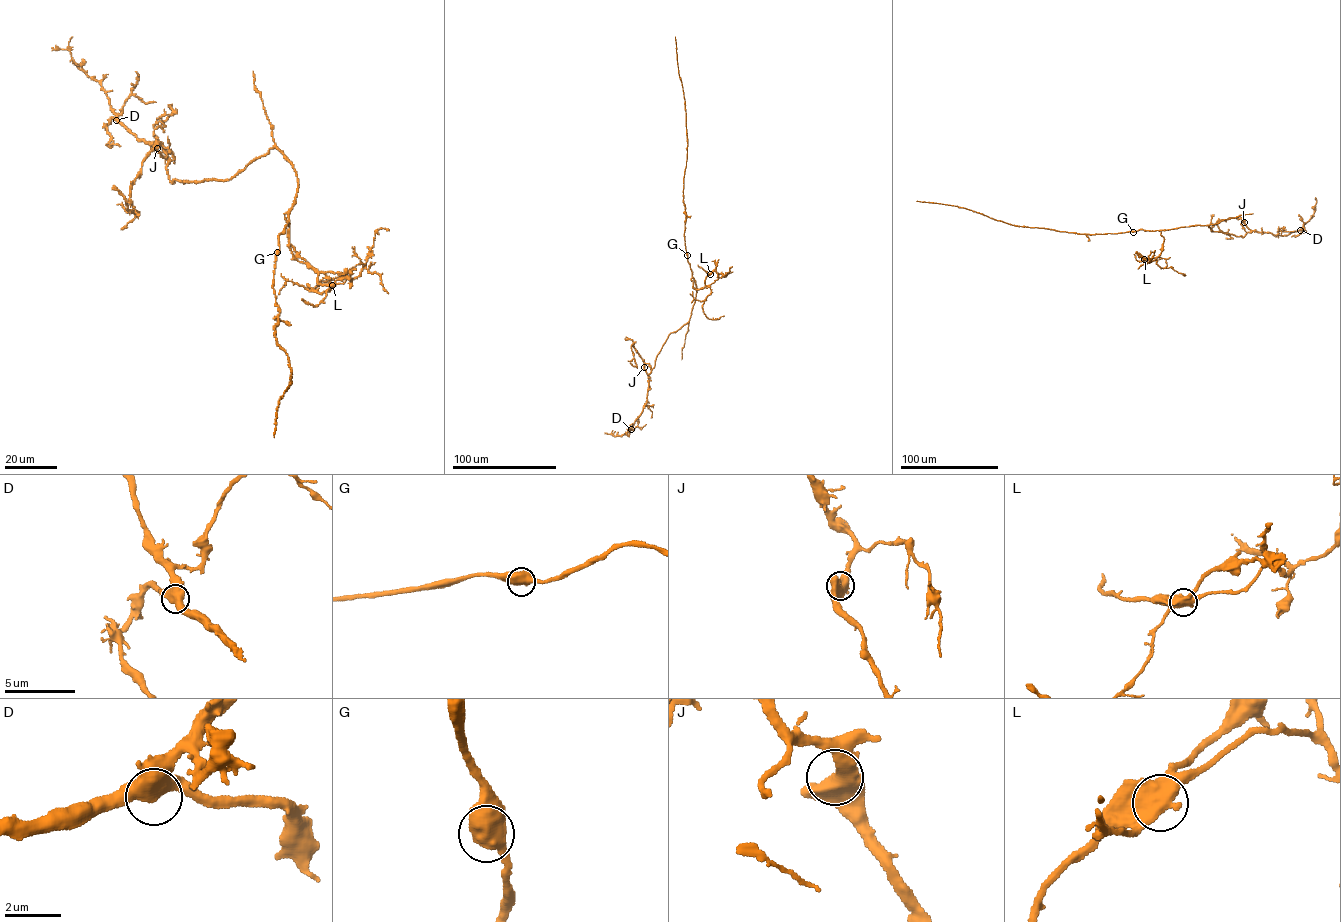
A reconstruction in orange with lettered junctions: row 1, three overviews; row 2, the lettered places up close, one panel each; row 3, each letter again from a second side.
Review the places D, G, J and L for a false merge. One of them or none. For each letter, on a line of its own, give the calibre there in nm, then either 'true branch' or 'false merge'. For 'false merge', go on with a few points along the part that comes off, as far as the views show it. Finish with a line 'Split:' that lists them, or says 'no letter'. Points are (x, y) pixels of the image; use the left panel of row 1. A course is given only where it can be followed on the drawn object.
D: 600 nm thick; true branch
G: 600 nm thick; true branch
J: 600 nm thick; true branch
L: 650 nm thick; false merge; foreign part runs (332, 285), (351, 278), (330, 272), (325, 273), (332, 289), (320, 294), (308, 287), (343, 275), (361, 262)
Split: L

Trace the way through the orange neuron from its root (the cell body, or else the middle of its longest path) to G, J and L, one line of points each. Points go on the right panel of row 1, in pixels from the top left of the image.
G: (1149, 231), (1133, 232)
J: (1149, 231), (1207, 225), (1211, 231), (1243, 237), (1250, 231), (1244, 222)
L: (1149, 231), (1160, 230), (1164, 242), (1158, 256), (1144, 259)

